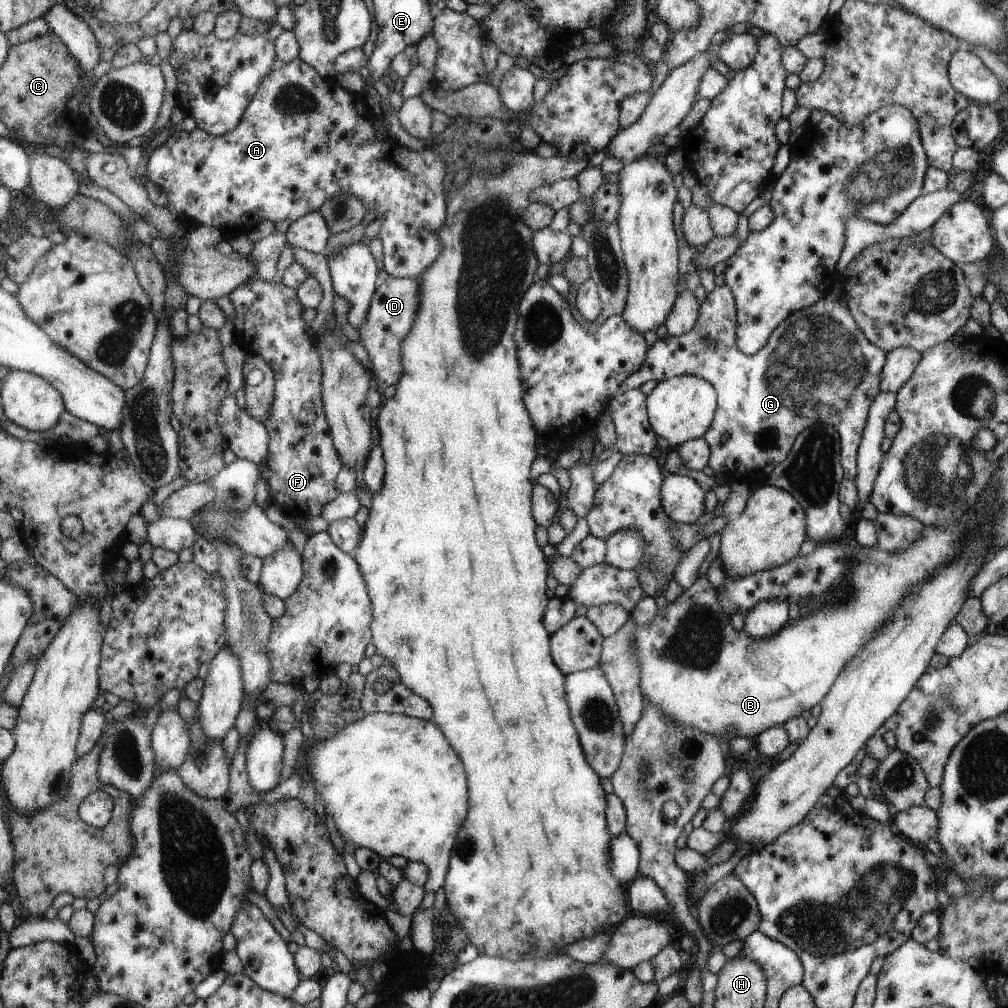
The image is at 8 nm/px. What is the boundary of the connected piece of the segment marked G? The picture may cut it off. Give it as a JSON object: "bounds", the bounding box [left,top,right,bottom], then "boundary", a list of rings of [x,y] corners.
{"bounds":[618,285,887,486],"boundary":[[[727,285],[714,287],[711,292],[706,293],[705,300],[701,302],[698,308],[698,315],[694,324],[694,327],[679,336],[665,335],[657,340],[648,348],[645,355],[644,362],[635,372],[632,372],[618,388],[618,394],[625,391],[638,388],[647,380],[659,381],[677,376],[677,375],[693,375],[701,377],[703,380],[709,381],[716,389],[716,410],[712,416],[712,423],[708,426],[708,430],[704,432],[703,440],[710,448],[707,465],[714,474],[721,474],[725,476],[729,482],[739,481],[745,483],[748,486],[760,486],[765,484],[765,480],[771,474],[773,468],[777,464],[781,463],[788,455],[788,452],[792,448],[792,444],[796,440],[796,436],[801,431],[811,426],[826,426],[831,425],[837,431],[840,438],[840,465],[843,469],[843,476],[845,479],[853,479],[856,475],[856,452],[859,450],[860,440],[864,438],[864,430],[868,424],[869,407],[873,402],[873,399],[880,394],[880,372],[884,368],[884,364],[887,360],[887,354],[877,345],[870,342],[867,337],[857,328],[855,318],[852,313],[848,311],[843,302],[839,302],[839,298],[835,298],[834,295],[829,292],[827,295],[819,299],[816,303],[813,303],[811,307],[807,307],[803,311],[797,311],[781,322],[775,328],[768,339],[768,342],[760,348],[759,351],[752,355],[746,355],[742,353],[736,345],[736,315],[735,315],[735,300],[732,295],[731,289]]]}

